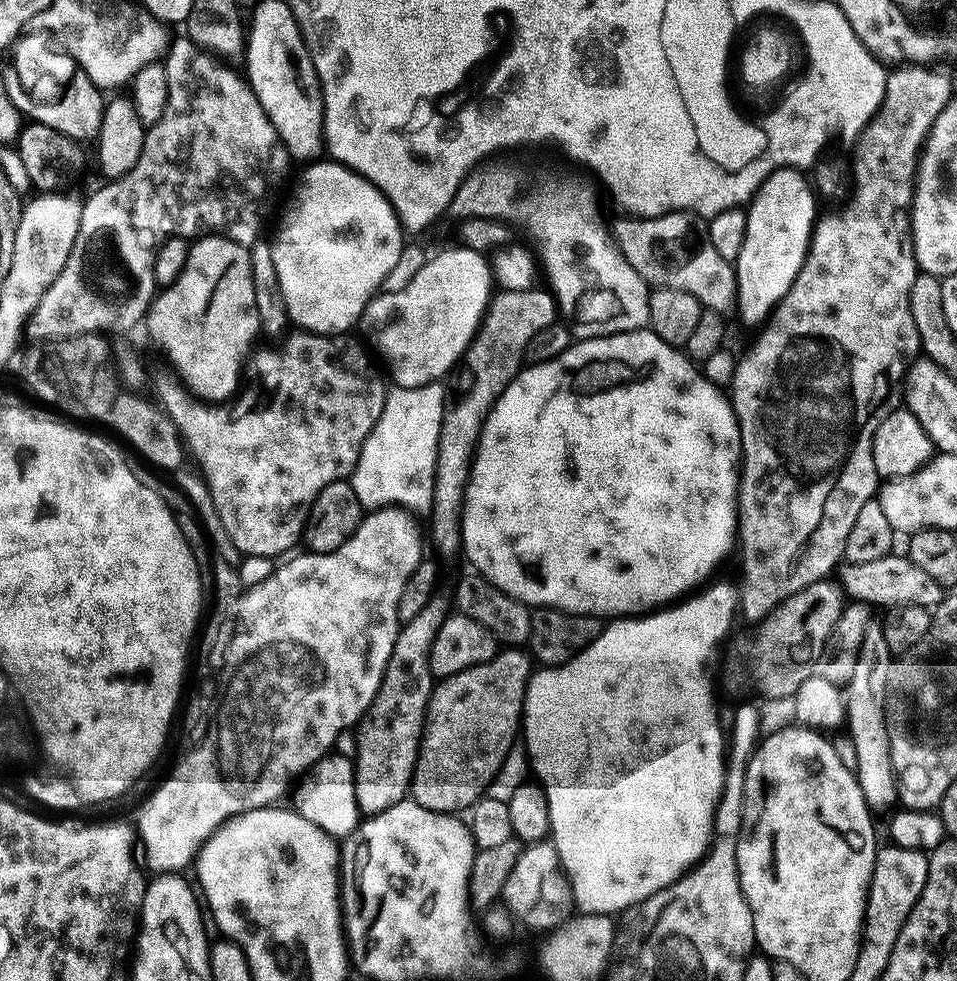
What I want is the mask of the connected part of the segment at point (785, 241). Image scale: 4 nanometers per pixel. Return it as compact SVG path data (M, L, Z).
M779 168L774 174L762 182L746 211L746 242L742 242L742 254L734 261L736 269L736 293L738 295L738 313L748 324L760 326L767 321L776 304L790 290L794 278L798 278L798 270L802 270L804 259L808 253L808 244L812 241L812 230L818 219L814 188L806 179L805 173L794 168Z

